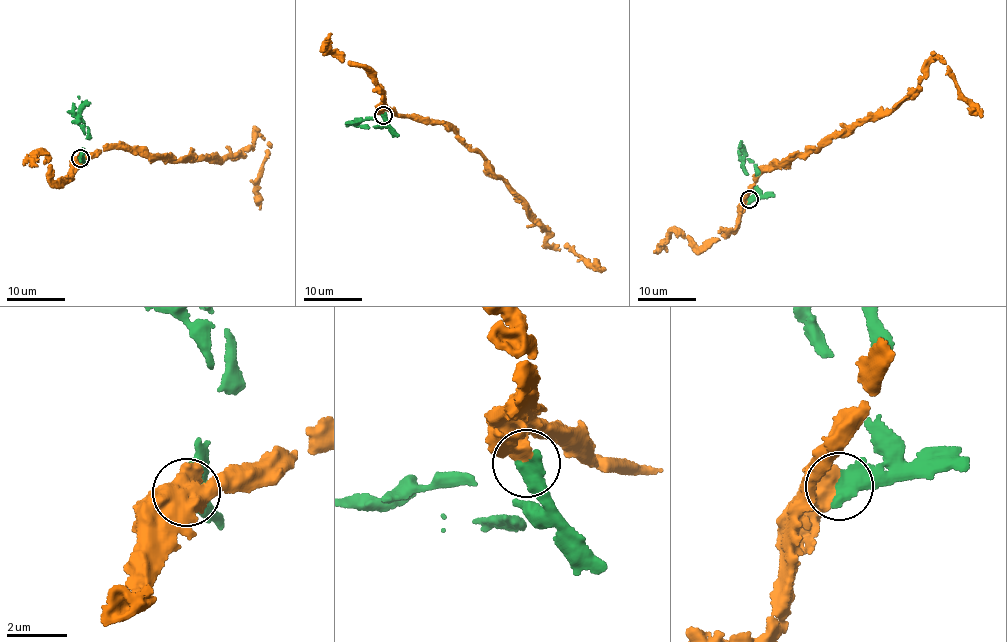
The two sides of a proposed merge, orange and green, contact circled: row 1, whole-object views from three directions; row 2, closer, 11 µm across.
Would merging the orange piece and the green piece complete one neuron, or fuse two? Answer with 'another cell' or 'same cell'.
same cell

